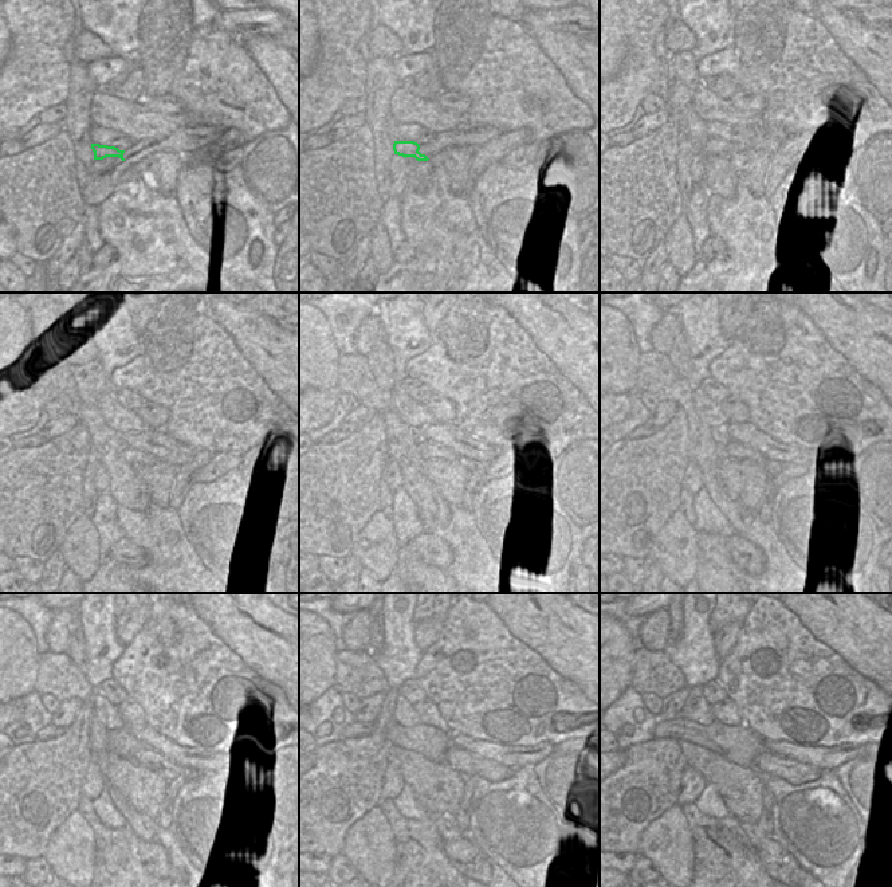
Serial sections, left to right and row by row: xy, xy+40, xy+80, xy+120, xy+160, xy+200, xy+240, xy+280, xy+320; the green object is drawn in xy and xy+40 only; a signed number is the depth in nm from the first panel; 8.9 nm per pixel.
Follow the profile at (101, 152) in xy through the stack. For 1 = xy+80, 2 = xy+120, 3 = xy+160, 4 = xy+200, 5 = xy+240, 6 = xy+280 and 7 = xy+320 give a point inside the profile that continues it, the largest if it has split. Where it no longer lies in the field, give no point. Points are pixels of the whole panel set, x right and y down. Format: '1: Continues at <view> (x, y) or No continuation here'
1: Continues at xy+80 (714, 146)
2: Continues at xy+120 (132, 455)
3: Continues at xy+160 (429, 451)
4: Continues at xy+200 (733, 450)
5: Continues at xy+240 (148, 757)
6: Continues at xy+280 (464, 762)
7: Continues at xy+320 (789, 769).

